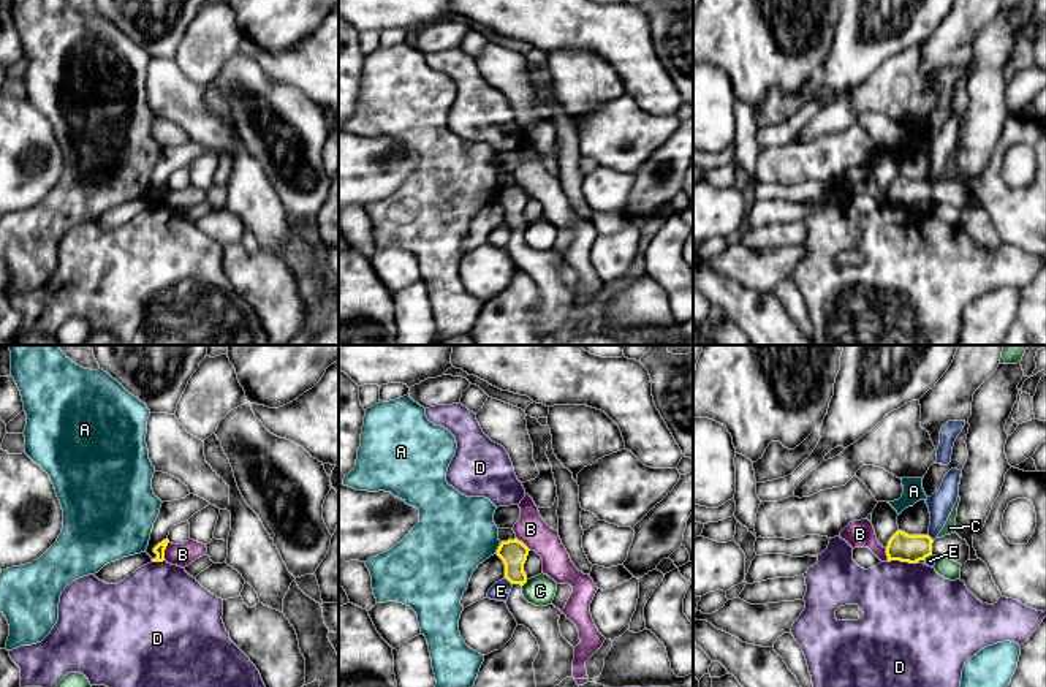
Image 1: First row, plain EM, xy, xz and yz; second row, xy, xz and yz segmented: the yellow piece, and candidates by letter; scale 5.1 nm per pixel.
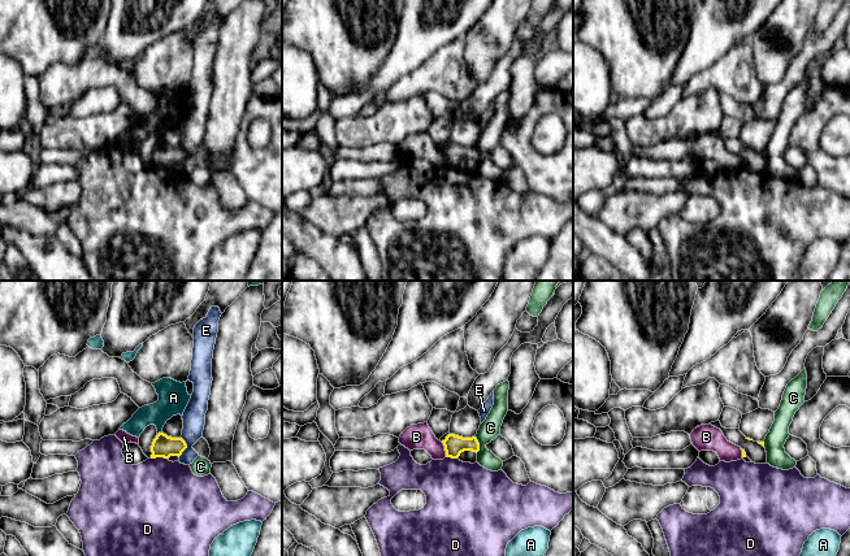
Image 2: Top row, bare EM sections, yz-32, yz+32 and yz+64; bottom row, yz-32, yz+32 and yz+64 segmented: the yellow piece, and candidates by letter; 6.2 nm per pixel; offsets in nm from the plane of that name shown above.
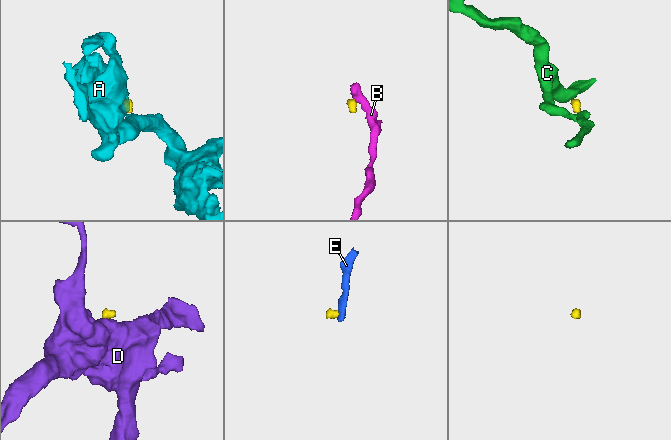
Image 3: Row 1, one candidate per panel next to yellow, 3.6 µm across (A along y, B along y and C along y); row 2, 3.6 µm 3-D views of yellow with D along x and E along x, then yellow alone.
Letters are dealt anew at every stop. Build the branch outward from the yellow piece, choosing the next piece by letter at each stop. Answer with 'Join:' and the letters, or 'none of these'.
Join: none of these

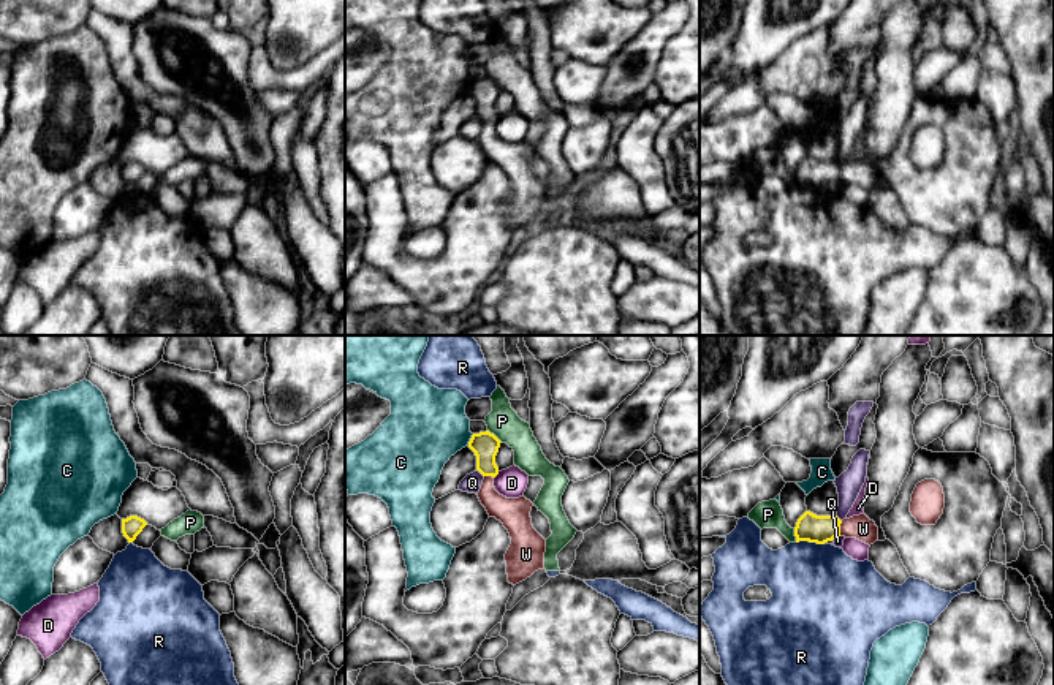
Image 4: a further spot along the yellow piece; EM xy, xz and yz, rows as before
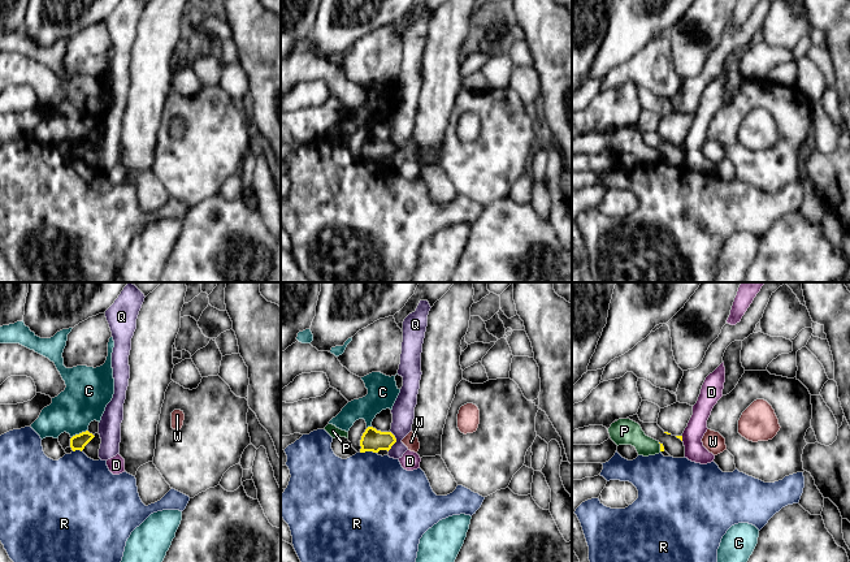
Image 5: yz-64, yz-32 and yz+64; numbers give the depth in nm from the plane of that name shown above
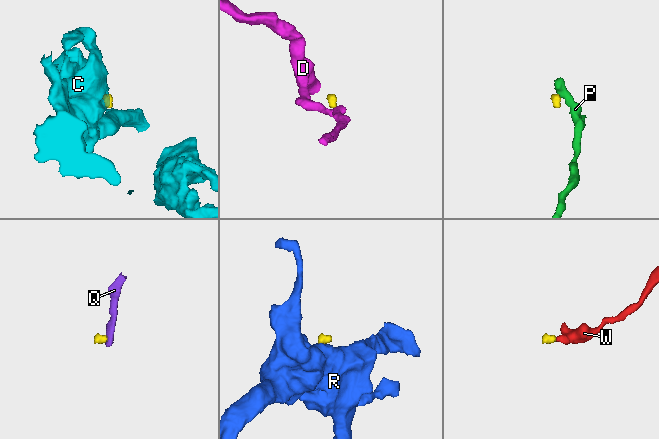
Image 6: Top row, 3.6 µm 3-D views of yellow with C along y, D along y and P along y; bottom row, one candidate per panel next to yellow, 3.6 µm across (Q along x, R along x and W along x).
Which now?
Join: W

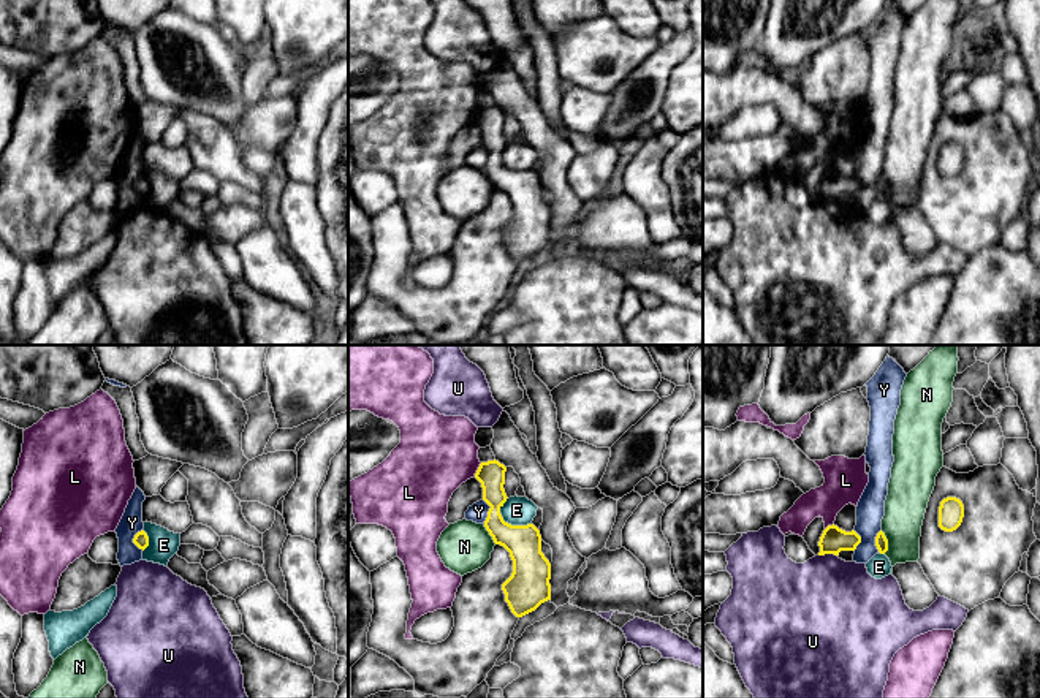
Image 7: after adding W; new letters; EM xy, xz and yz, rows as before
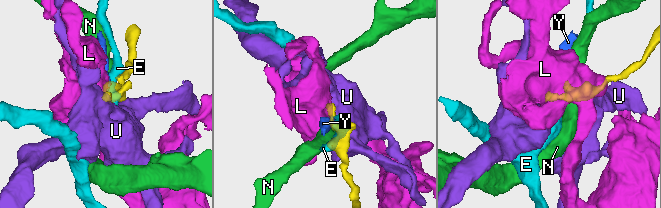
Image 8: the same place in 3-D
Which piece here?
Join: none of these

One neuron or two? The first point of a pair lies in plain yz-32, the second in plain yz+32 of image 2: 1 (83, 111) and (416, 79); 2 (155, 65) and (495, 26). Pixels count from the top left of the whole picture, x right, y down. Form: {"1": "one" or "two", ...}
{"1": "one", "2": "two"}

